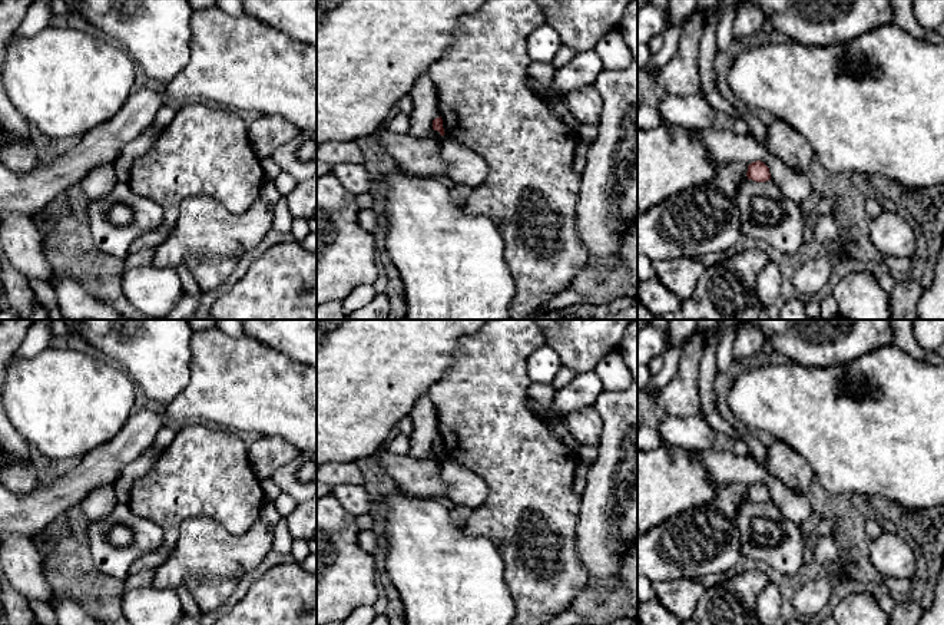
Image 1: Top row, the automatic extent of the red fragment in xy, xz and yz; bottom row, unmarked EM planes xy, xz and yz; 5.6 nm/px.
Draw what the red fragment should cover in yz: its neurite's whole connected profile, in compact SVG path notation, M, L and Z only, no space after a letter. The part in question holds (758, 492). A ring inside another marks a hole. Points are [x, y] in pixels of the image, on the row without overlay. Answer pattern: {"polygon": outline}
{"polygon": "M761 482L748 486L746 497L755 503L766 503L771 500L769 489Z"}

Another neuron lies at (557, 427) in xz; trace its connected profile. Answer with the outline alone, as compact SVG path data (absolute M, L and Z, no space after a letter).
M547 417L547 426L550 431L560 439L560 442L570 447L573 452L579 453L582 449L582 444L577 443L572 434L569 433L563 419L559 417Z

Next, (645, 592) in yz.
M637 576L637 603L643 603L655 598L656 596L652 588L652 582L645 576Z

